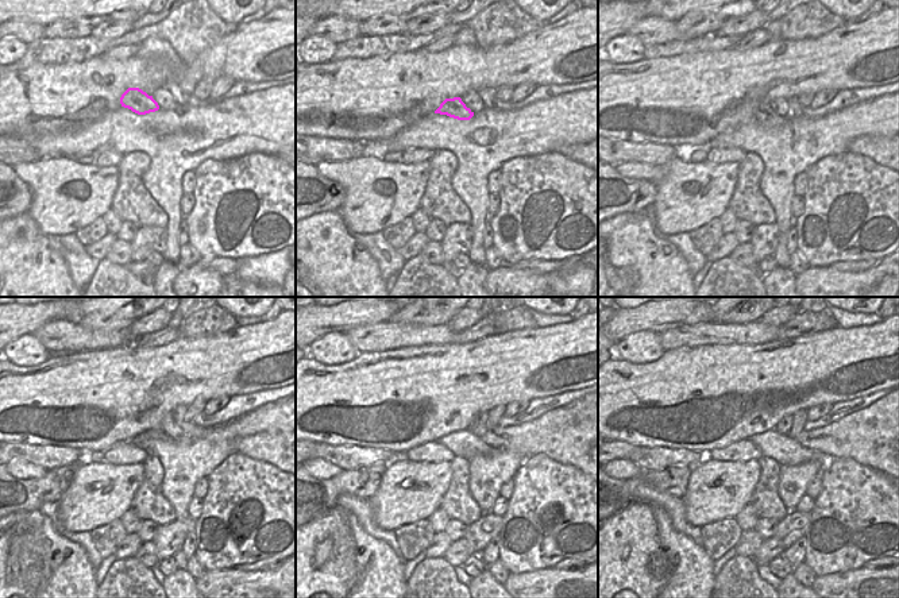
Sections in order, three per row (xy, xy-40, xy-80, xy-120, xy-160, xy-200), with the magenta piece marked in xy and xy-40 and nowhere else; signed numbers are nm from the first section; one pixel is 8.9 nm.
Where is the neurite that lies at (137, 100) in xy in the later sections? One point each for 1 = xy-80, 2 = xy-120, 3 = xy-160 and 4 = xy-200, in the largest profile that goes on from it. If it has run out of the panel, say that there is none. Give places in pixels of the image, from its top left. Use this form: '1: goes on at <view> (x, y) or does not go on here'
1: goes on at xy-80 (766, 116)
2: goes on at xy-120 (170, 428)
3: goes on at xy-160 (568, 435)
4: goes on at xy-200 (872, 436)

